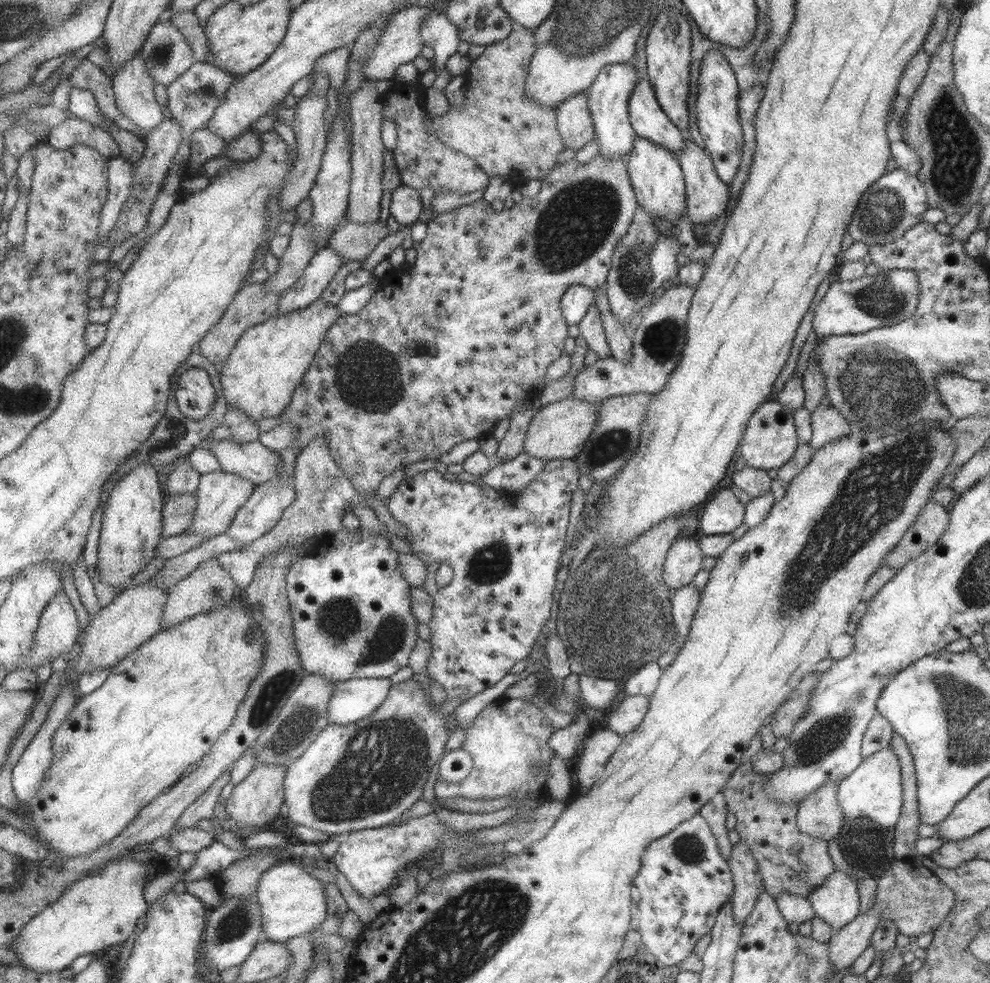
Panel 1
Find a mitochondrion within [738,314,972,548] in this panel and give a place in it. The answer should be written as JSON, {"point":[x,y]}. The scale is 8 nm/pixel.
{"point":[880,387]}

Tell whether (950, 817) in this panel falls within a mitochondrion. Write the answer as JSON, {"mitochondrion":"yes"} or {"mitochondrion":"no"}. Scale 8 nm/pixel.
{"mitochondrion":"no"}

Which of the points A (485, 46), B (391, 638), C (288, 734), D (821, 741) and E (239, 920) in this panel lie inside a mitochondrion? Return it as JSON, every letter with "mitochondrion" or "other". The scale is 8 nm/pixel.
{"A":"other","B":"mitochondrion","C":"mitochondrion","D":"mitochondrion","E":"mitochondrion"}

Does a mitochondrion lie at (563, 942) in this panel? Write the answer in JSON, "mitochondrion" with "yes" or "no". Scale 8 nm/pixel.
{"mitochondrion":"no"}

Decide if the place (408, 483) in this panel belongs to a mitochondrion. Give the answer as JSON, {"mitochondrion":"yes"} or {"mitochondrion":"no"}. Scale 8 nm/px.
{"mitochondrion":"no"}

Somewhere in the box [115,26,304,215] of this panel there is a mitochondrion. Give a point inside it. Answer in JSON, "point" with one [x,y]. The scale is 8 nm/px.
{"point":[160,54]}

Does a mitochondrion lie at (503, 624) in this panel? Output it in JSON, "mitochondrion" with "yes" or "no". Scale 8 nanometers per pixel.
{"mitochondrion":"no"}

